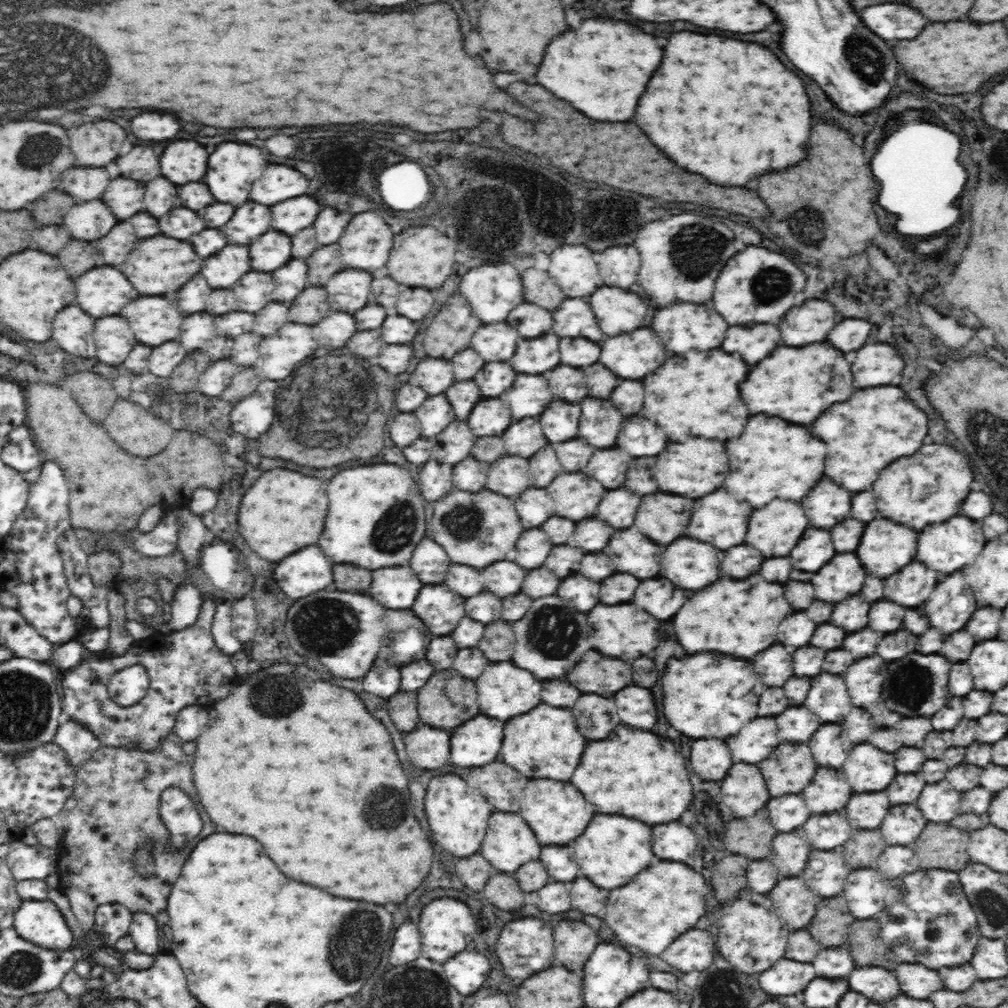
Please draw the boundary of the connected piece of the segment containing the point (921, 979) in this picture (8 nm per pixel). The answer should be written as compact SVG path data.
M900 964L896 968L900 988L910 998L928 998L932 992L940 990L940 976L922 964Z

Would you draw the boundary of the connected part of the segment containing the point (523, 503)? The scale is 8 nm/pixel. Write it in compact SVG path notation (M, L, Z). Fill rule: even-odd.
M528 488L520 494L520 498L516 498L516 512L526 530L538 528L550 516L556 514L550 494L546 490L538 490L538 488Z

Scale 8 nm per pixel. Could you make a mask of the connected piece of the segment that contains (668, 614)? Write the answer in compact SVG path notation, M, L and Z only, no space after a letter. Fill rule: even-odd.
M668 578L658 580L644 580L634 596L634 604L652 614L658 620L672 618L680 606L688 600L686 592L680 588L674 588L674 584Z

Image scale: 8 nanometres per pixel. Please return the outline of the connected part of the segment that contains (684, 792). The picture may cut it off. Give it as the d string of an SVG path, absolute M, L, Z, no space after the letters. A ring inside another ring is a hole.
M618 726L602 742L590 742L584 750L582 762L572 776L572 784L596 806L602 814L624 814L638 818L646 824L664 824L678 820L692 804L692 786L688 780L688 768L682 754L670 740L660 740L652 732L642 732L632 726Z

